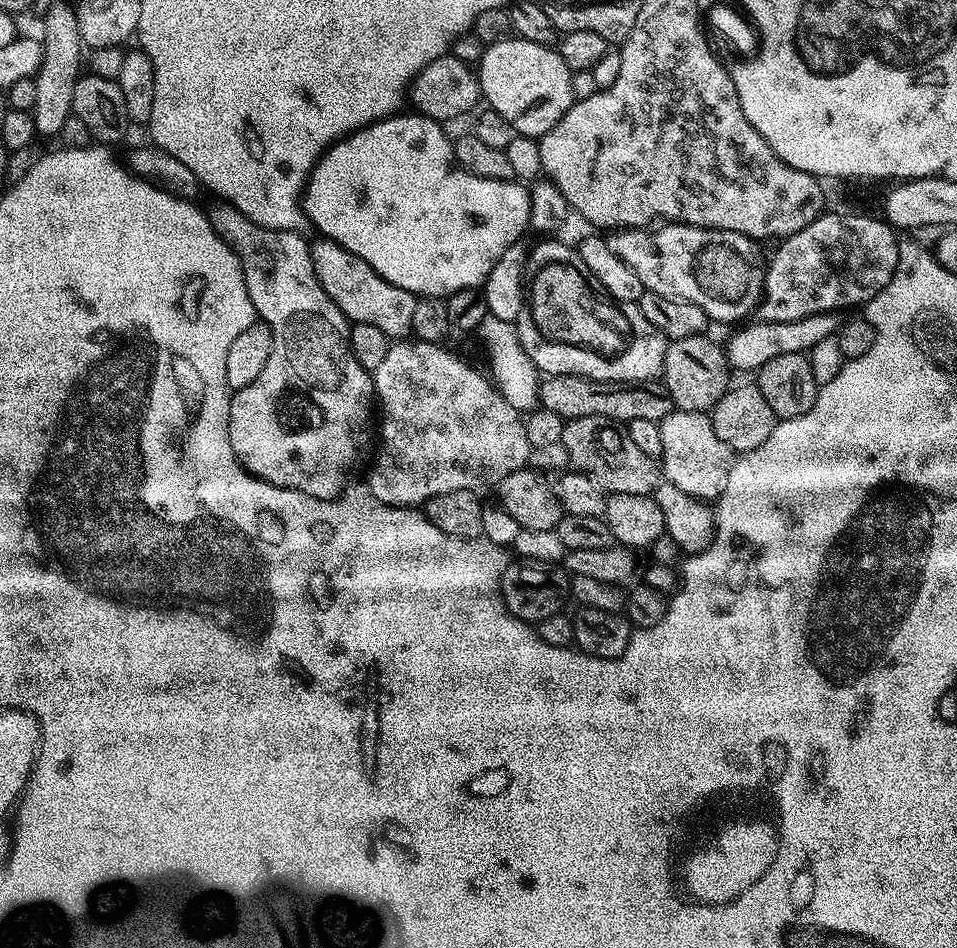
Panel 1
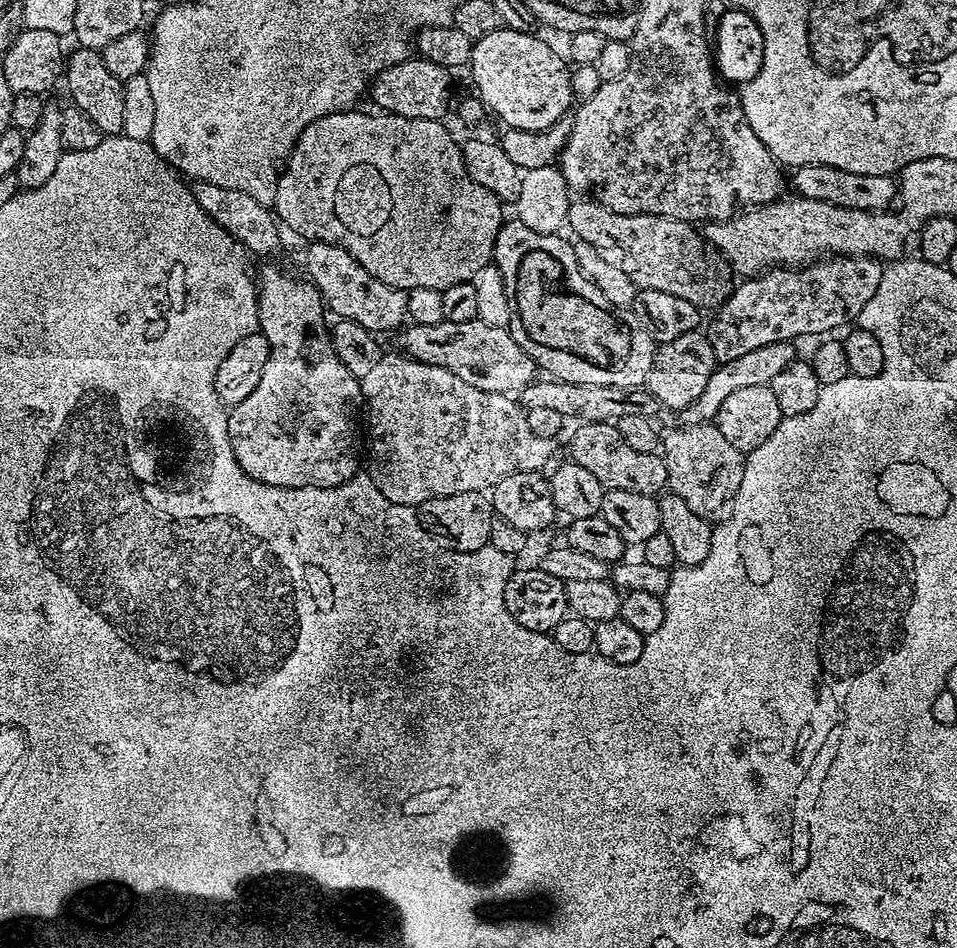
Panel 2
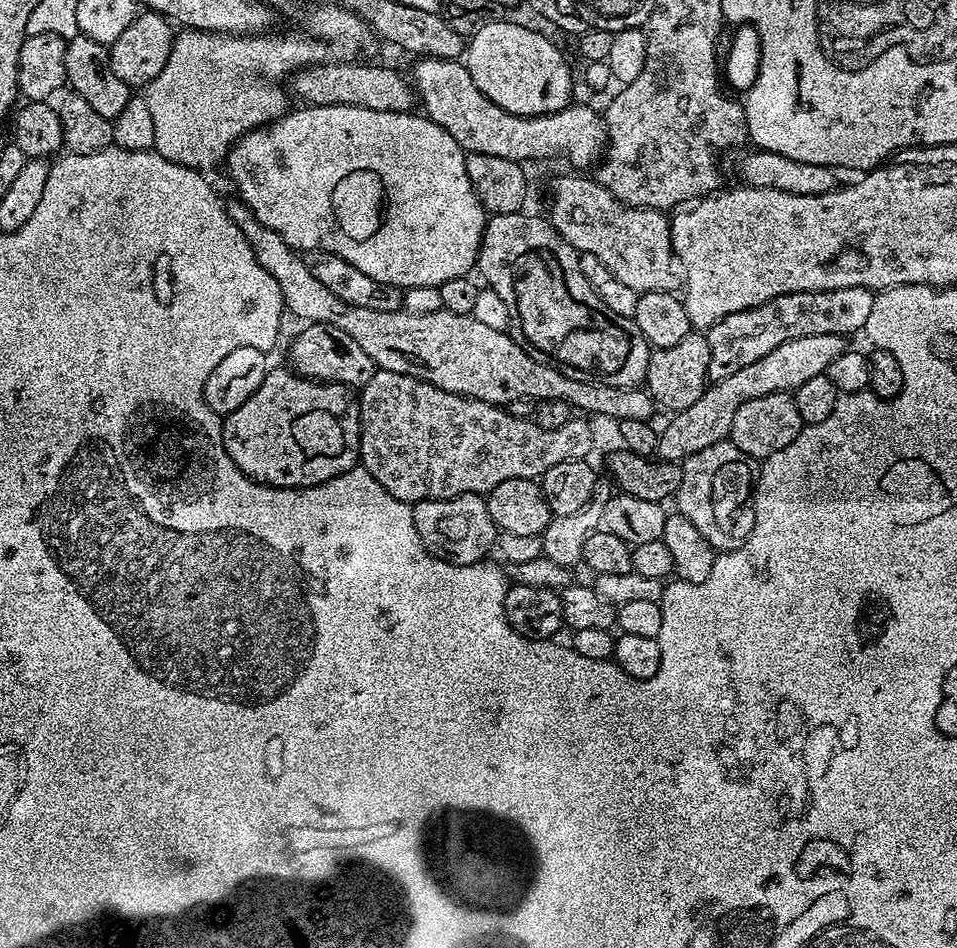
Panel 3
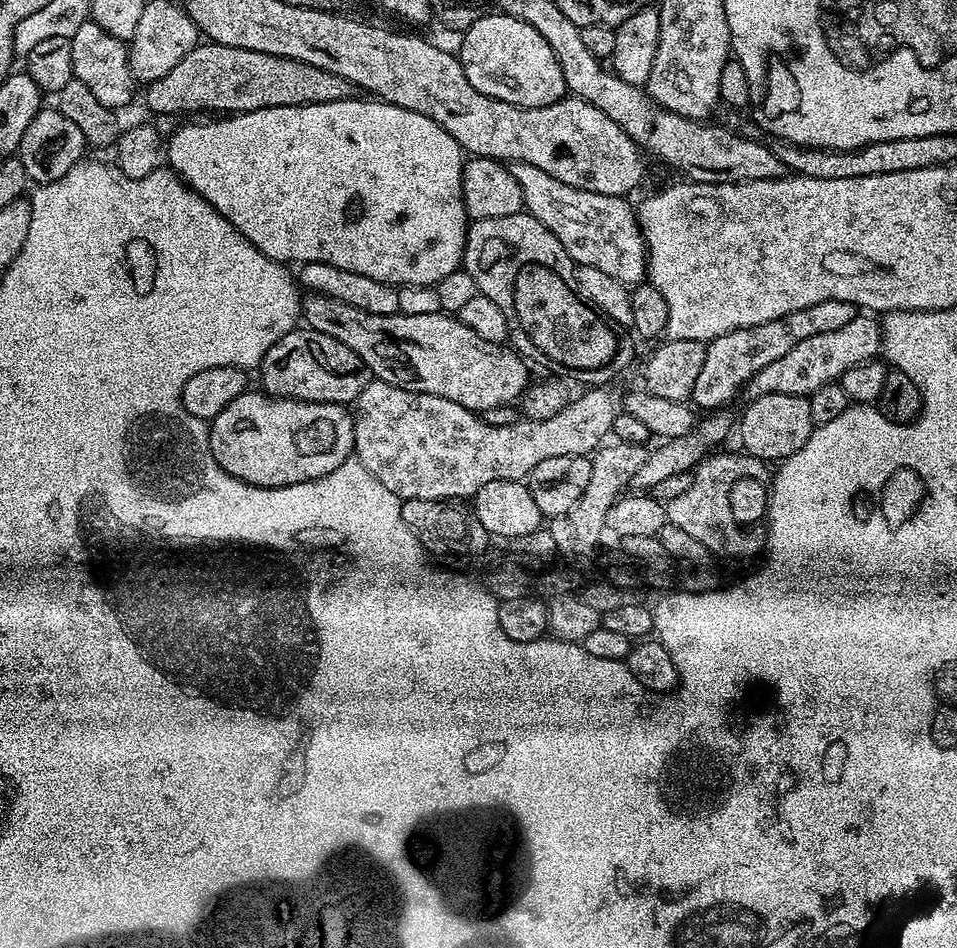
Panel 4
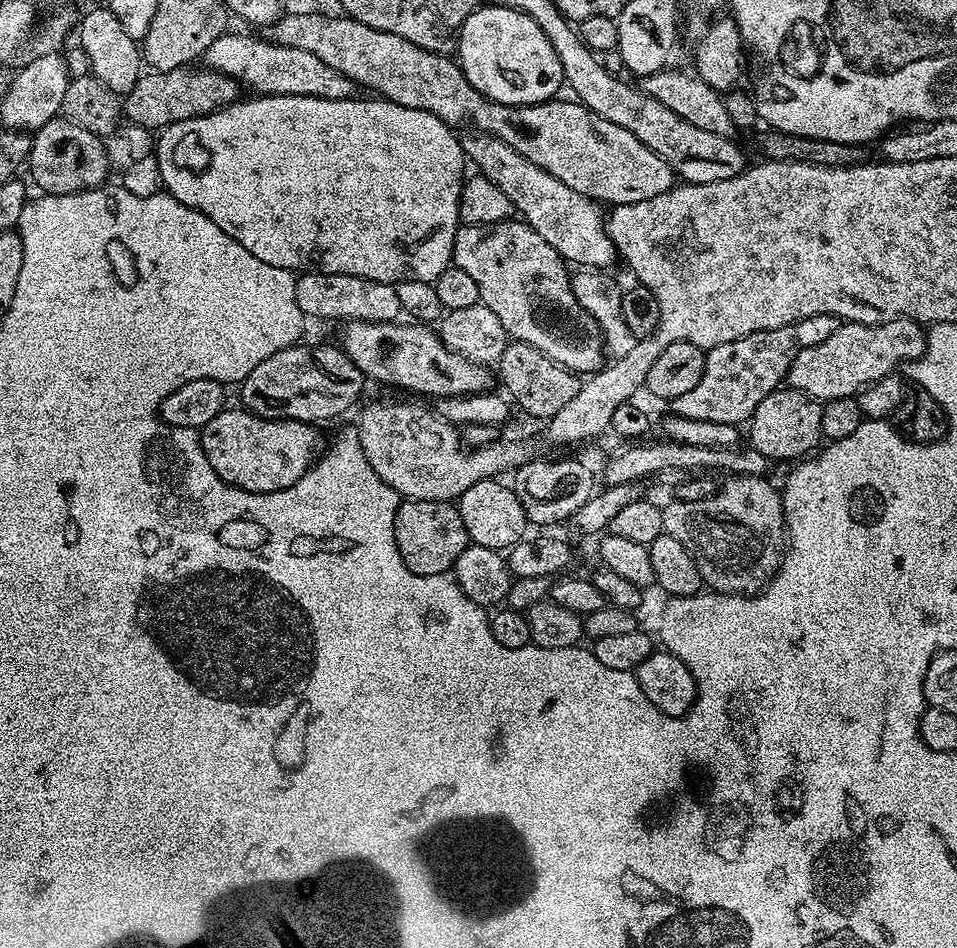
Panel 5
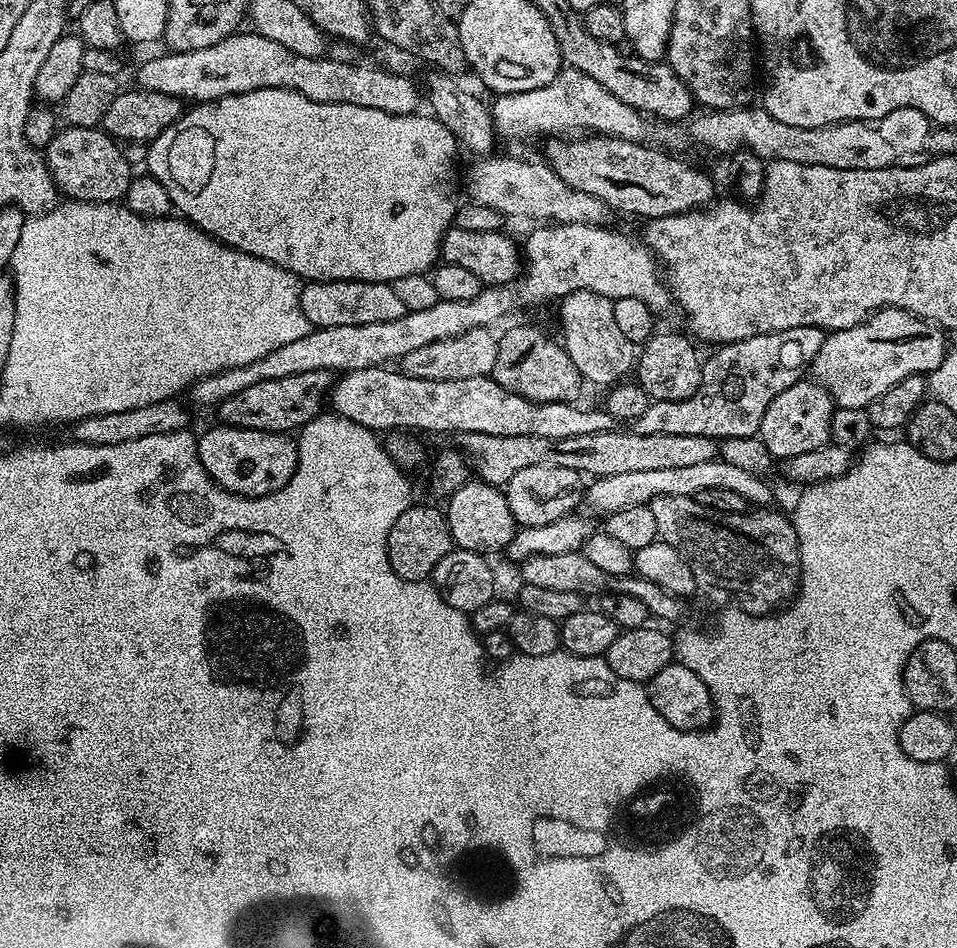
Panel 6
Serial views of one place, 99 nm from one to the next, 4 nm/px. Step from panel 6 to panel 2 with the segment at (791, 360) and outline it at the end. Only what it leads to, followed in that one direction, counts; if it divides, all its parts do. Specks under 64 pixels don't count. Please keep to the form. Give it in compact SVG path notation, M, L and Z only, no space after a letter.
M829 255L827 258L821 258L803 266L769 268L755 278L740 282L744 284L737 283L732 295L720 305L715 313L716 321L712 324L712 332L710 331L717 365L733 362L742 354L757 350L760 346L784 341L796 342L799 341L799 336L820 338L825 334L835 333L832 332L835 328L847 329L853 322L859 321L862 306L866 306L866 302L874 298L874 290L878 290L884 270L885 265L871 256Z

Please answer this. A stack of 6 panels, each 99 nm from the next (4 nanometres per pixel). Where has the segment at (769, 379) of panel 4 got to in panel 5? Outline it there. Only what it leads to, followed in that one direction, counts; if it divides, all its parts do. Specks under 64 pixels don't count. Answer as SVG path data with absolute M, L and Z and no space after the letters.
M897 318L882 324L841 323L830 338L818 346L806 346L794 358L786 377L787 387L796 388L813 400L827 402L855 396L878 378L893 375L909 360L918 360L926 351L926 332L915 320Z

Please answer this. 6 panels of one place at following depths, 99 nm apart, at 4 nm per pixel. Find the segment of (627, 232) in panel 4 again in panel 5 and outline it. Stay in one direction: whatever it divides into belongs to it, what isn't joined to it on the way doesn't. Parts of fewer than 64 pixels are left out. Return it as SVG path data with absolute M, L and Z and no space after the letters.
M465 135L462 140L465 157L480 167L477 168L479 175L488 177L510 198L524 223L538 230L538 235L546 238L565 262L584 270L608 270L612 263L617 263L618 253L604 228L606 216L597 201L578 194L578 190L570 190L566 182L558 182L554 174L546 174L534 162L522 158L514 146L506 146L506 142L493 136L471 135Z

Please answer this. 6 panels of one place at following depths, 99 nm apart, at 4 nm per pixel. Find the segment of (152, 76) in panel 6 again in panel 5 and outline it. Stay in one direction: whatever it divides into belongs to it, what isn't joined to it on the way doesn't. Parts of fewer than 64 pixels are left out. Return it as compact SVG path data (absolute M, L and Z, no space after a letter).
M235 30L219 36L205 50L202 60L207 67L234 78L236 83L245 89L253 88L253 93L256 94L266 96L313 96L323 100L351 100L358 92L358 86L353 80L346 78L346 74L338 74L338 70L334 70L334 66L326 66L326 62L322 62L320 58L314 58L314 54L309 54L306 50L298 50L294 46L275 44L270 38L259 40L256 36L239 36Z

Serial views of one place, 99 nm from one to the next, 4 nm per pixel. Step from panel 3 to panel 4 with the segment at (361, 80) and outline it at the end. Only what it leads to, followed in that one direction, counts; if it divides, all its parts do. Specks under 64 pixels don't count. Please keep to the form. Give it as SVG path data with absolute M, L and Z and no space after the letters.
M200 42L170 74L151 81L144 92L144 100L152 112L160 116L176 116L179 112L208 112L204 114L235 114L237 112L253 112L259 108L274 106L302 106L303 104L321 104L322 102L338 102L349 99L353 95L354 86L346 78L338 78L338 74L330 74L330 70L322 70L322 66L310 66L306 62L298 62L281 56L262 54L254 50L242 50L234 46L222 46L211 42Z

